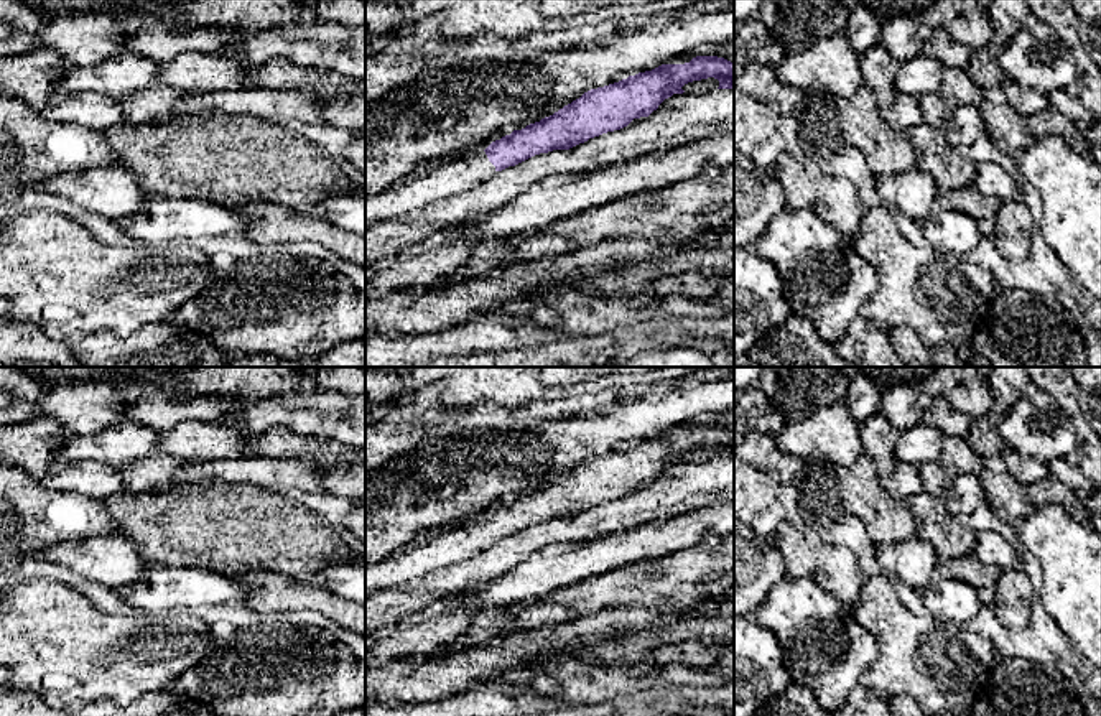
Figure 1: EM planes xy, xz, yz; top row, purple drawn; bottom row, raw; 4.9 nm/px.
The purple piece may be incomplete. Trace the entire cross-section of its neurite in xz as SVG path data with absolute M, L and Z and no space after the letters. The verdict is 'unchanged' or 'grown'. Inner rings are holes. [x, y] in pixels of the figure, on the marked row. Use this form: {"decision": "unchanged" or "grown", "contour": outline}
{"decision": "grown", "contour": "M696 56L685 64L662 64L619 82L591 89L550 117L492 142L485 150L448 161L408 183L365 198L365 229L485 183L497 171L535 155L569 150L589 138L648 117L685 84L714 77L718 89L734 89L734 64L718 56Z"}

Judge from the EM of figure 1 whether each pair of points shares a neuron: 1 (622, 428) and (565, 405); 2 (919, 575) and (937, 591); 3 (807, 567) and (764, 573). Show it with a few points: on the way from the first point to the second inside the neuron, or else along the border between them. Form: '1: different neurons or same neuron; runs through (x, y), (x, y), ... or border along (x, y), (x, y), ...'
1: different neurons; border along (626, 404), (550, 420)
2: different neurons; border along (933, 576), (920, 591)
3: different neurons; border along (771, 540), (779, 550), (789, 575)

